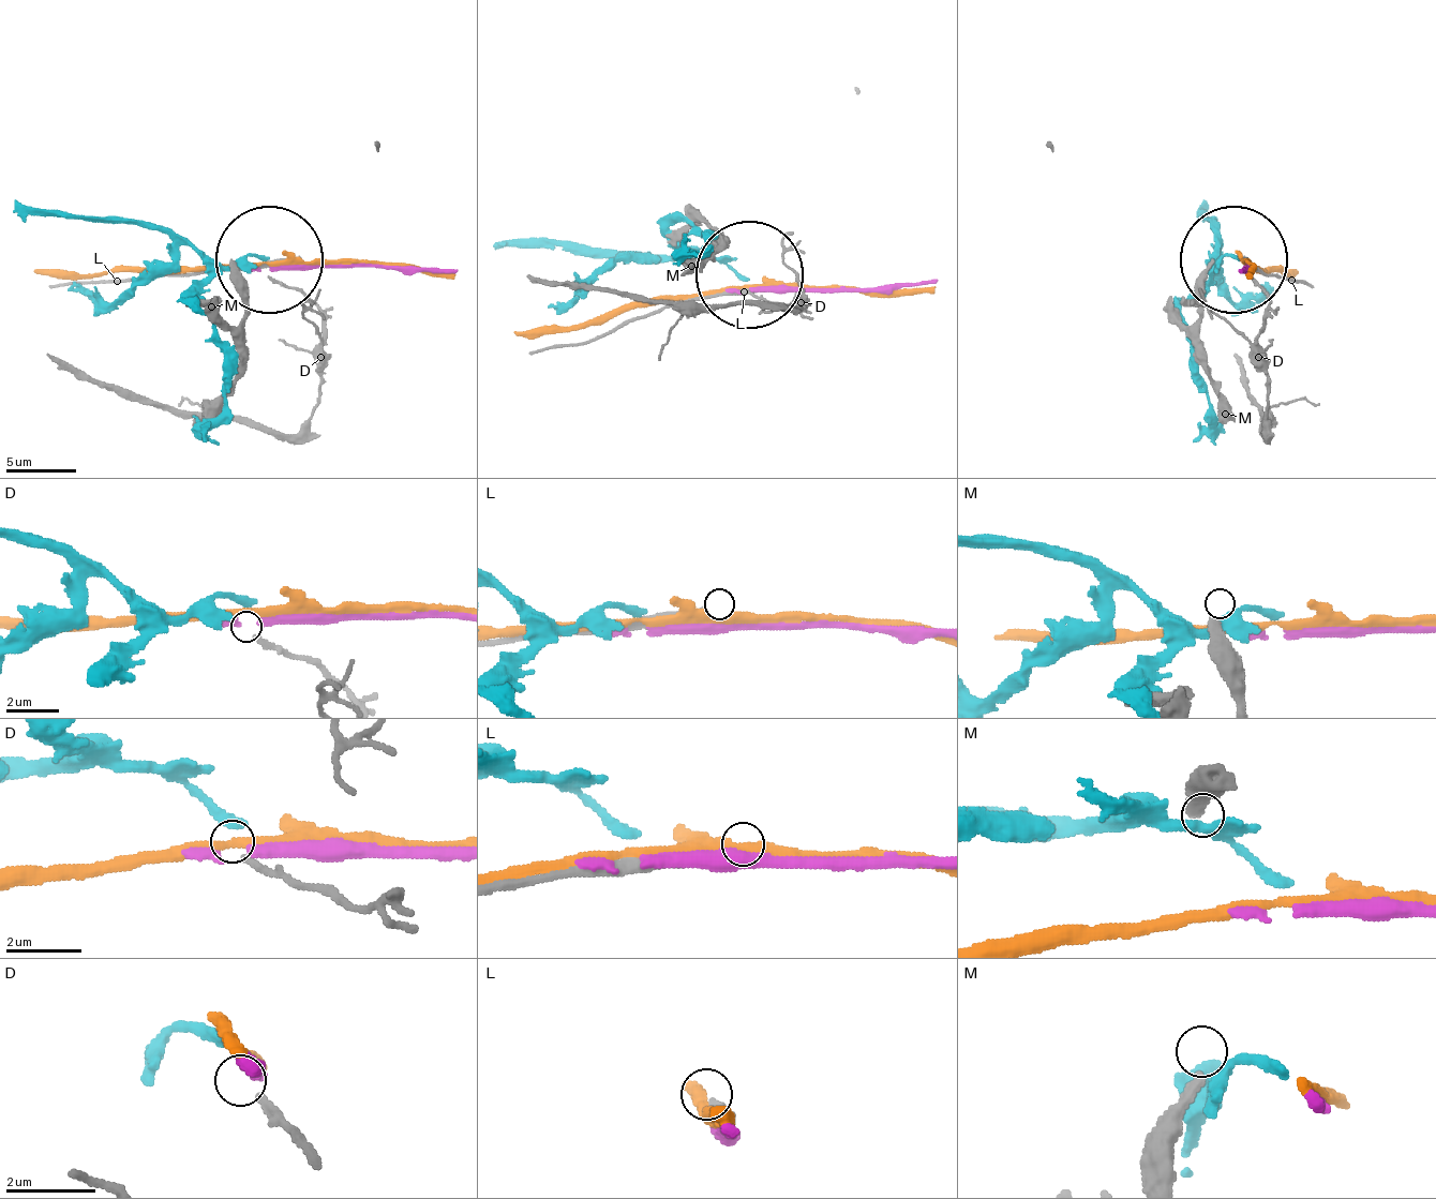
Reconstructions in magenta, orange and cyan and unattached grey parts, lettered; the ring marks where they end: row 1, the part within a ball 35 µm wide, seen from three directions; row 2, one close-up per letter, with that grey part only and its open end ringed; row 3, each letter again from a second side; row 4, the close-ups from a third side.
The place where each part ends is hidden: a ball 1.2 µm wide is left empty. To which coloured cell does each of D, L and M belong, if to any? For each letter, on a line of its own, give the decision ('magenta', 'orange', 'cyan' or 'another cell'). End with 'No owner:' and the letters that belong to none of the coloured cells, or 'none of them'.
D: another cell
L: another cell
M: another cell
No owner: D, L, M

